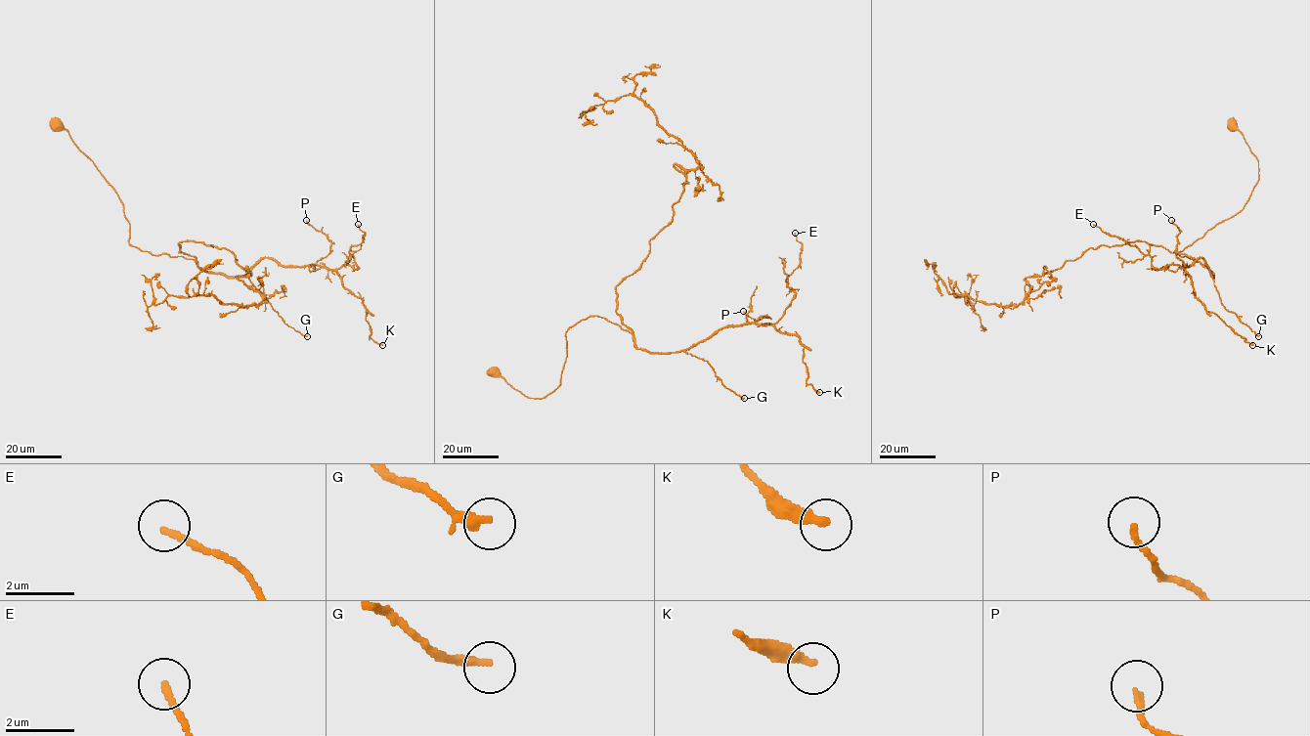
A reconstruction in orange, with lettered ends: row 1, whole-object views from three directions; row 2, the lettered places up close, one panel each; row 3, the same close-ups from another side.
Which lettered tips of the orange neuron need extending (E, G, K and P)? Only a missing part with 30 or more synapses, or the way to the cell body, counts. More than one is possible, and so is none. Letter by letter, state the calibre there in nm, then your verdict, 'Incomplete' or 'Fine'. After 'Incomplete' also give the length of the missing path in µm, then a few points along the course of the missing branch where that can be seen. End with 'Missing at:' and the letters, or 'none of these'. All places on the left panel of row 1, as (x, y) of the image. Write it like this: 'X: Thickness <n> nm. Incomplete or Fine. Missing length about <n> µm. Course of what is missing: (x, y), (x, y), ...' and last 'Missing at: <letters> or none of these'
E: Thickness 180 nm. Fine
G: Thickness 240 nm. Incomplete. Missing length about 25 µm. Course of what is missing: (307, 336), (319, 334), (328, 336), (335, 342), (348, 343)
K: Thickness 320 nm. Fine
P: Thickness 160 nm. Fine
Missing at: G

